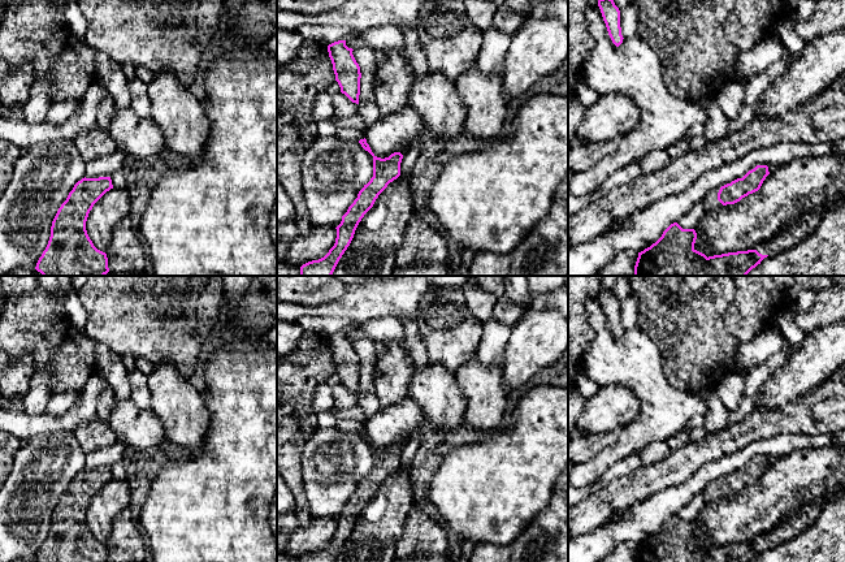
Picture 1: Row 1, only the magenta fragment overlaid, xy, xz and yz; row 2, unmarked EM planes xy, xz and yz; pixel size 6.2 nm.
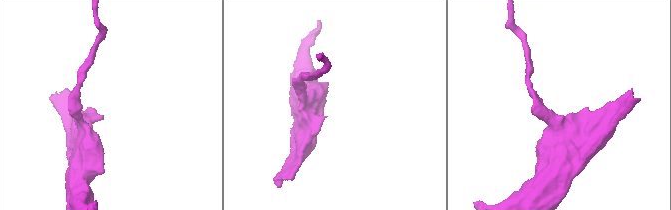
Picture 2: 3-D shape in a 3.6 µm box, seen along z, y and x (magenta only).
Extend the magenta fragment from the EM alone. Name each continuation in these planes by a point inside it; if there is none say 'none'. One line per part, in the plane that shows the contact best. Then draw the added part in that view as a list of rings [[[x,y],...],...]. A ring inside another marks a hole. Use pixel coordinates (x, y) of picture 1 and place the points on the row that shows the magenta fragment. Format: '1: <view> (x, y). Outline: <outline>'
1: yz (710, 202). Outline: [[[720,187],[712,189],[707,193],[707,195],[703,199],[703,206],[706,211],[714,211],[720,208],[723,204],[718,200],[718,193]]]

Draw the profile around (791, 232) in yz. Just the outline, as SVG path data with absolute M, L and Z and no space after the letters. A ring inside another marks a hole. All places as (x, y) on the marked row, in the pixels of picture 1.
M816 208L810 215L802 216L797 222L786 222L772 238L757 246L762 255L772 255L786 247L792 247L801 237L807 234L822 219L824 208Z

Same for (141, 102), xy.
M136 75L129 81L129 91L130 91L130 108L139 117L150 117L151 114L151 98L148 94L148 87L144 82L142 82Z

